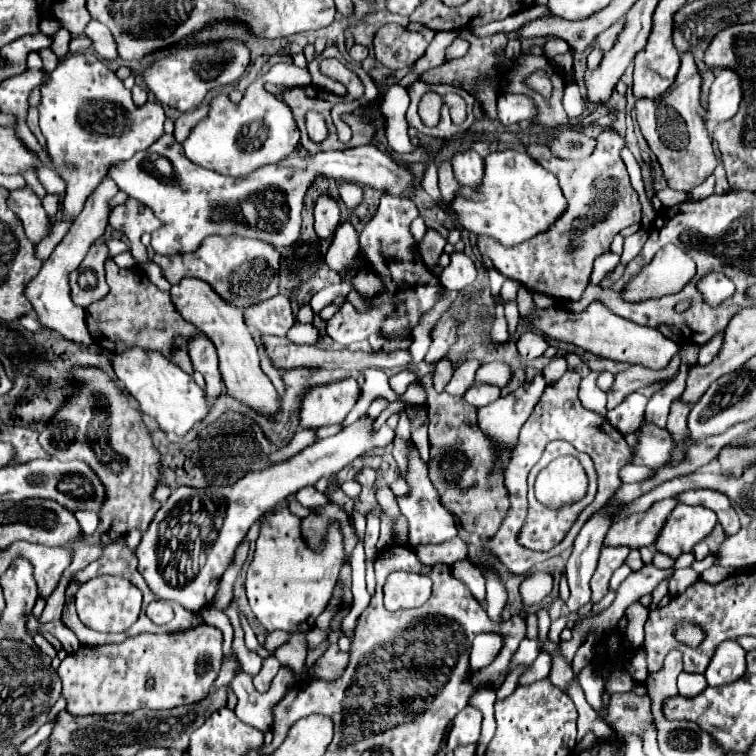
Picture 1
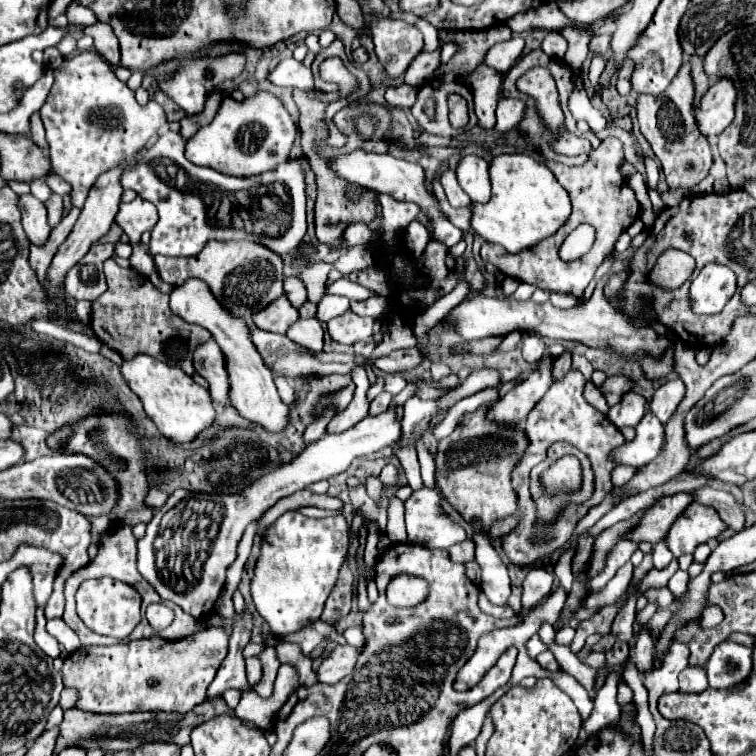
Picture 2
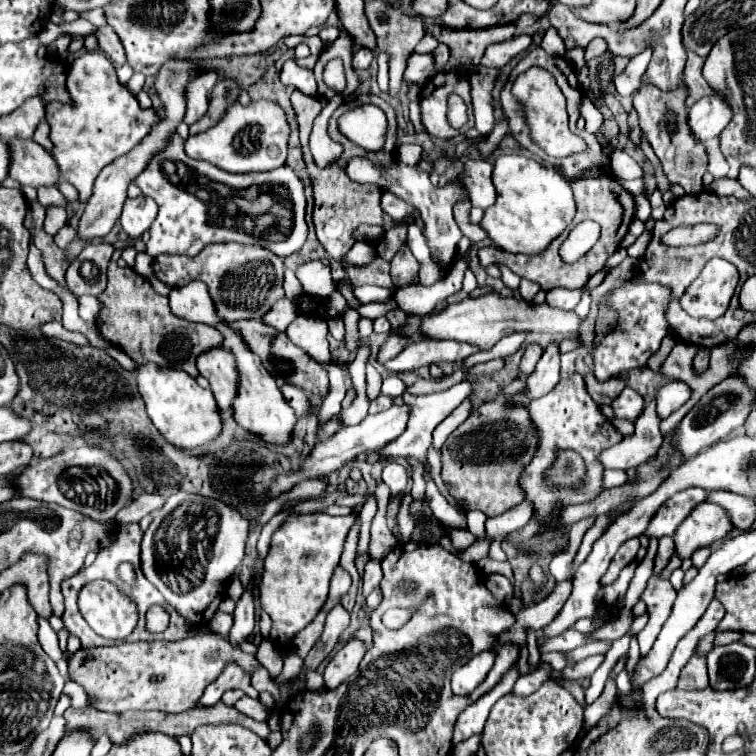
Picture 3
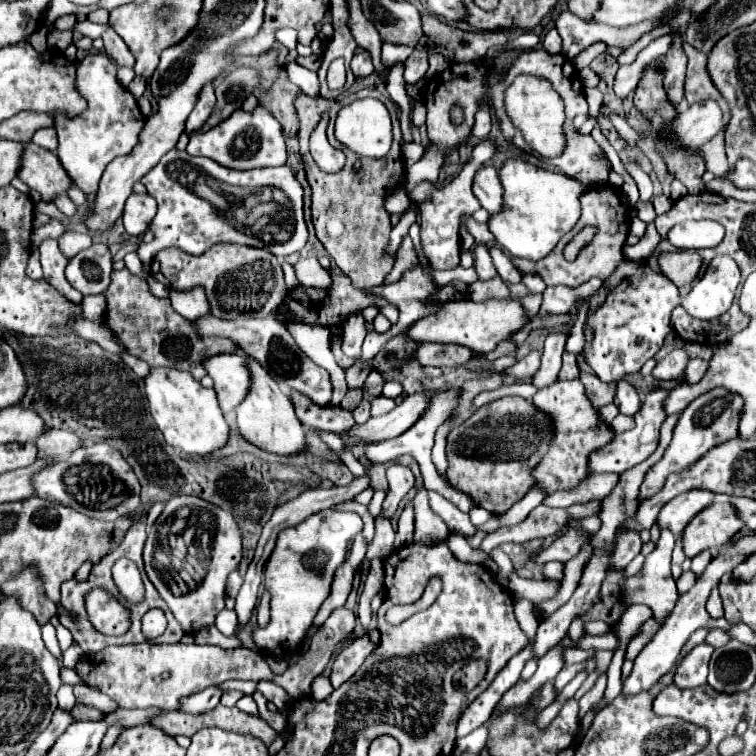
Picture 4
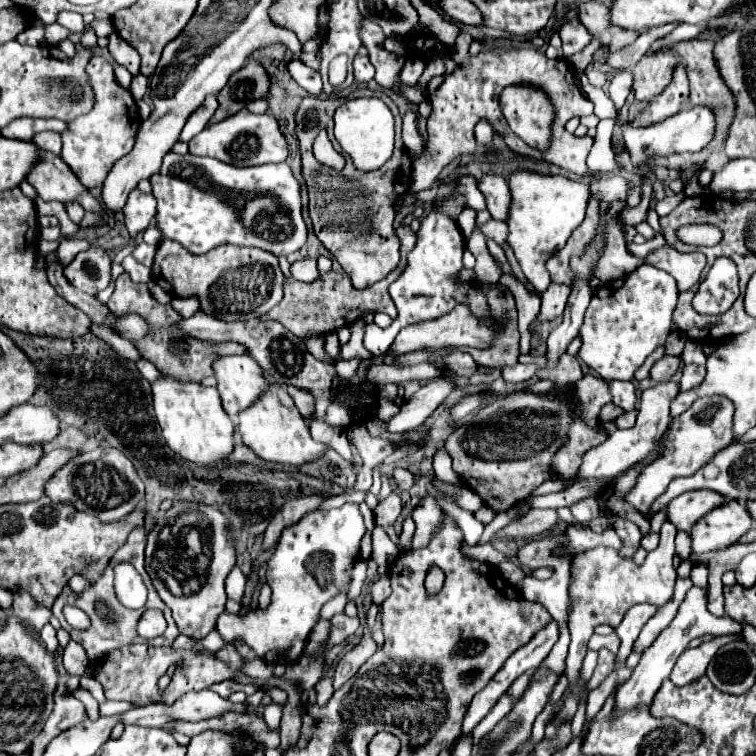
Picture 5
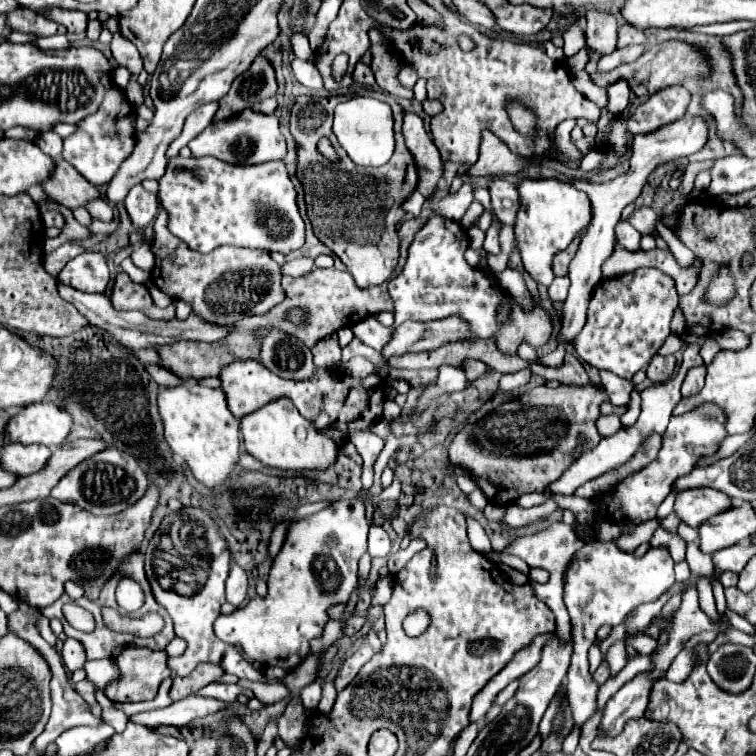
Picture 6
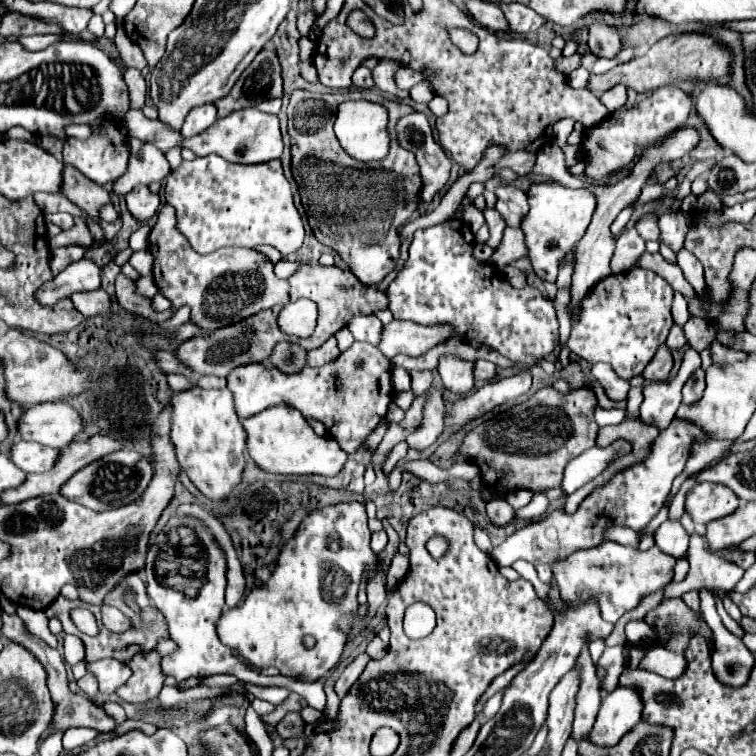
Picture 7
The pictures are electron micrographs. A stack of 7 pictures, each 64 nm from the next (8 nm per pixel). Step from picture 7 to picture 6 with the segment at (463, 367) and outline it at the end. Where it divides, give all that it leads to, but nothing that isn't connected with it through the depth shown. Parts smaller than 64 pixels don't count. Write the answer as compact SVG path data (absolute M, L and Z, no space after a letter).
M442 364L438 368L438 380L434 386L428 386L418 402L418 412L424 412L428 408L428 404L442 396L442 394L450 394L450 392L462 392L470 386L466 372L462 366L454 366L454 364Z

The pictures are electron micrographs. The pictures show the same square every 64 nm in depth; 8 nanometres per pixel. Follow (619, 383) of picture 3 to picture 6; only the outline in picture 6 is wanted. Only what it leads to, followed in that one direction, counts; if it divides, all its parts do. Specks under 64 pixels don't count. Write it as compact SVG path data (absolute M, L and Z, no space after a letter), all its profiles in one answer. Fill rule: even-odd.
M586 384L586 386L560 386L556 390L548 386L538 386L538 388L528 388L522 392L516 400L510 400L490 412L488 416L480 418L474 424L466 424L454 438L454 442L448 448L450 462L454 466L460 466L470 472L470 476L478 482L478 486L484 490L484 480L496 486L496 502L498 504L510 504L516 500L516 496L522 496L526 492L544 492L548 484L558 480L562 472L580 456L582 450L594 448L600 442L600 434L596 430L596 420L600 416L598 406L606 394L596 386L596 384ZM576 438L588 440L580 452L576 452Z

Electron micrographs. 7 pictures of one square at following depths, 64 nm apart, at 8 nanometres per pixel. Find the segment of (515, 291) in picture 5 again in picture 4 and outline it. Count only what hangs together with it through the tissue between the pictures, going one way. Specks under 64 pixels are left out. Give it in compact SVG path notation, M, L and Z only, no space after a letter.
M528 294L528 296L524 296L520 302L522 302L522 306L524 306L524 314L528 314L528 316L532 318L532 316L538 314L538 308L540 308L540 304L542 304L542 296L538 296L538 294Z

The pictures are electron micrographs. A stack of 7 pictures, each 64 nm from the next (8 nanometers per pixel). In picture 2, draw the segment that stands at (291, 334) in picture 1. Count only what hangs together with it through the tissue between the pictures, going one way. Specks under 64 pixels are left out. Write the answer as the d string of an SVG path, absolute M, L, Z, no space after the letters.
M298 318L286 336L310 352L322 352L324 348L324 326L318 318Z

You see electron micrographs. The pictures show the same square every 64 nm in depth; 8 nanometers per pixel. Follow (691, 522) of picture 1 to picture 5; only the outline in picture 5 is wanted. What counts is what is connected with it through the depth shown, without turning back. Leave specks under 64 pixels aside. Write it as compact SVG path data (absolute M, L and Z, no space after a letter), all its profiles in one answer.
M728 500L724 506L698 520L690 530L694 556L736 544L740 536L752 528L752 522L754 520L748 516L748 508L744 504Z

